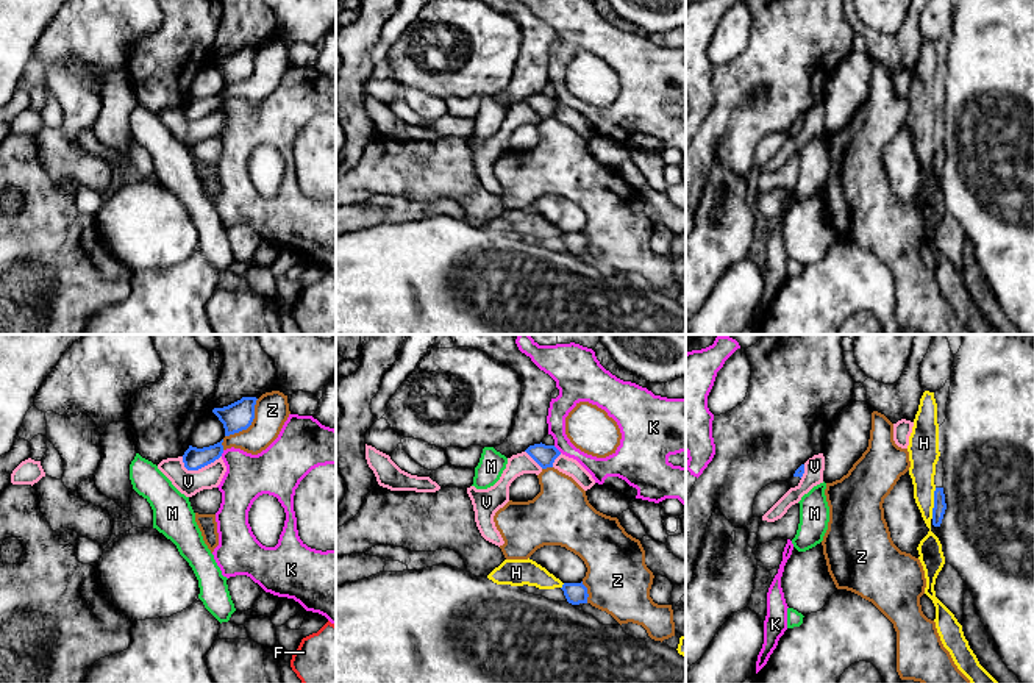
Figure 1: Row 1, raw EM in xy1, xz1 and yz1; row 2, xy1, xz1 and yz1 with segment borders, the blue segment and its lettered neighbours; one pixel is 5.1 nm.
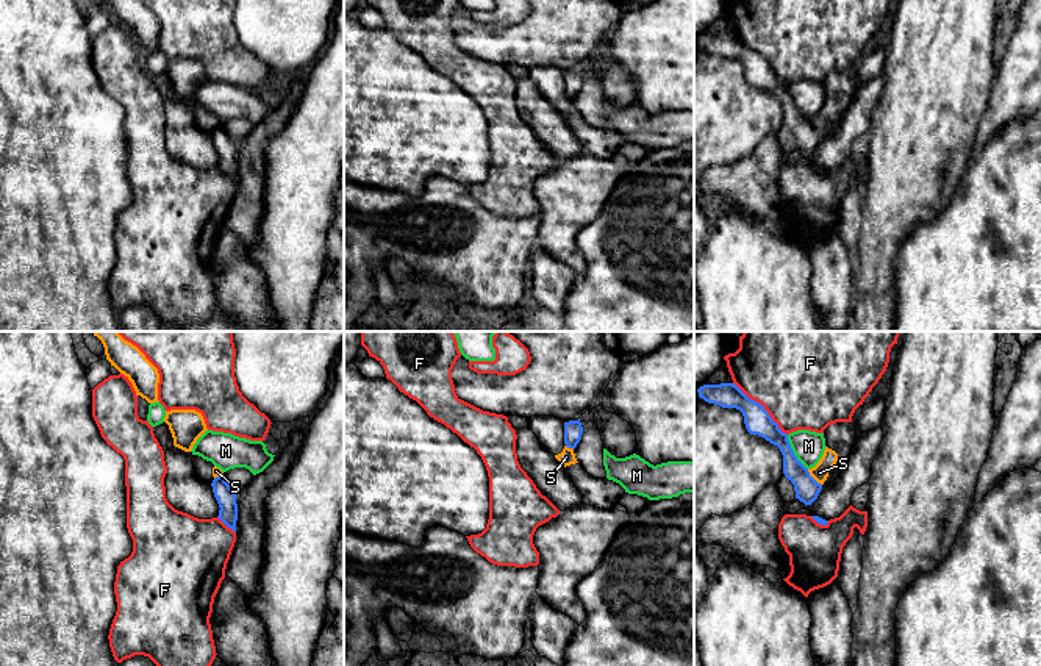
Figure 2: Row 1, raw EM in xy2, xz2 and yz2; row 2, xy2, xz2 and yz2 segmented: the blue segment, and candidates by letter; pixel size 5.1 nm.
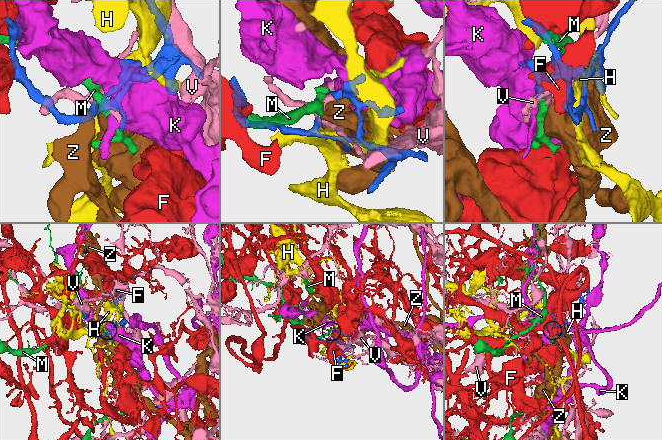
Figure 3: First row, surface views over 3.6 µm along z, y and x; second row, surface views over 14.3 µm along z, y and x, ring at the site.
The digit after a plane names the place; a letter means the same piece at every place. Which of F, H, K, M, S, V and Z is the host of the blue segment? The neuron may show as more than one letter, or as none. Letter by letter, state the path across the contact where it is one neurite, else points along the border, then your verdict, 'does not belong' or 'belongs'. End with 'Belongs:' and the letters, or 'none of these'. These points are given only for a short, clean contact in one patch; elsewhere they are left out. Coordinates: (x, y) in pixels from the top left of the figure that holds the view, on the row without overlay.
F: does not belong
H: does not belong
K: does not belong
M: border yz2 (787, 85), (793, 103), (807, 119); does not belong
S: border yz2 (807, 119), (821, 135); does not belong
V: does not belong
Z: does not belong
Belongs: none of these

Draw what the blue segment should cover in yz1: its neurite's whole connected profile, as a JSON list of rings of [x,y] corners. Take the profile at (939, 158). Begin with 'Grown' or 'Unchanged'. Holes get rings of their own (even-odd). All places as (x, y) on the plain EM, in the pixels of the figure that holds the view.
Unchanged. [[[936,138],[934,158],[932,158],[932,175],[934,177],[940,177],[945,159],[947,159],[947,153],[945,153],[943,138]]]

